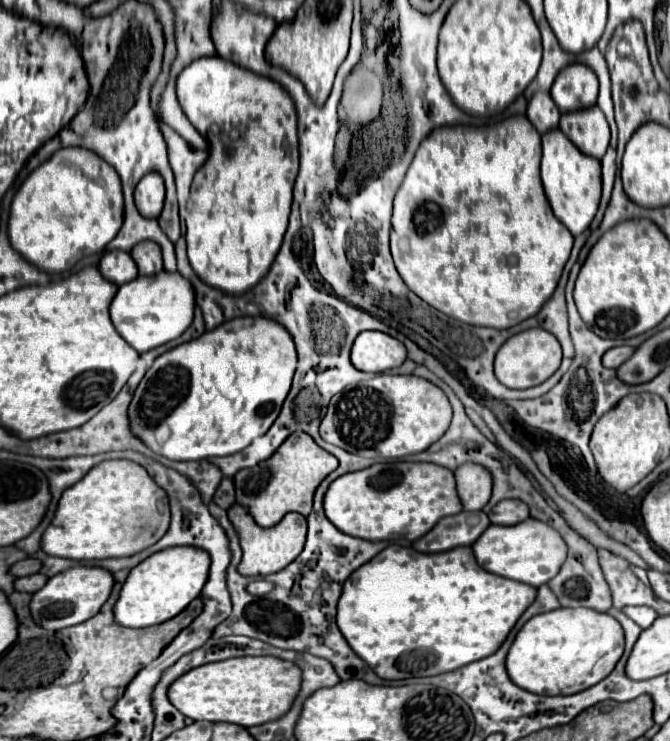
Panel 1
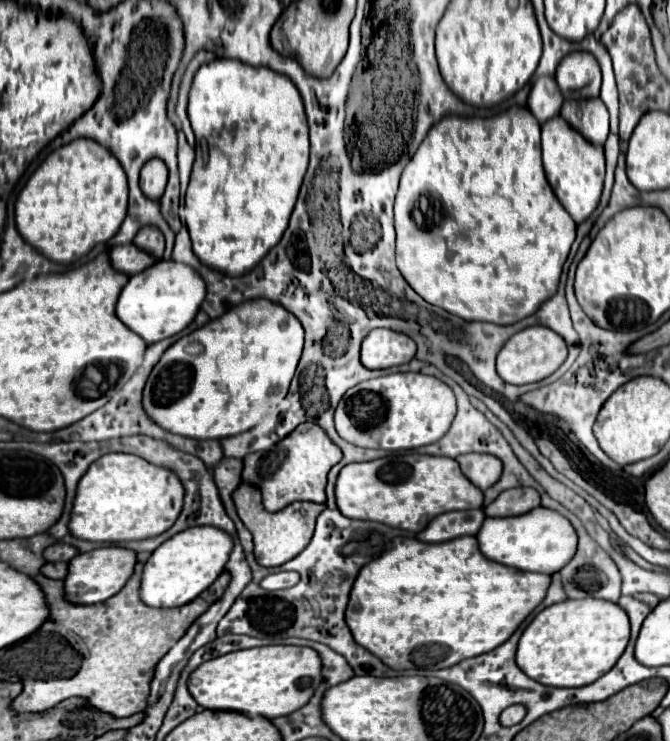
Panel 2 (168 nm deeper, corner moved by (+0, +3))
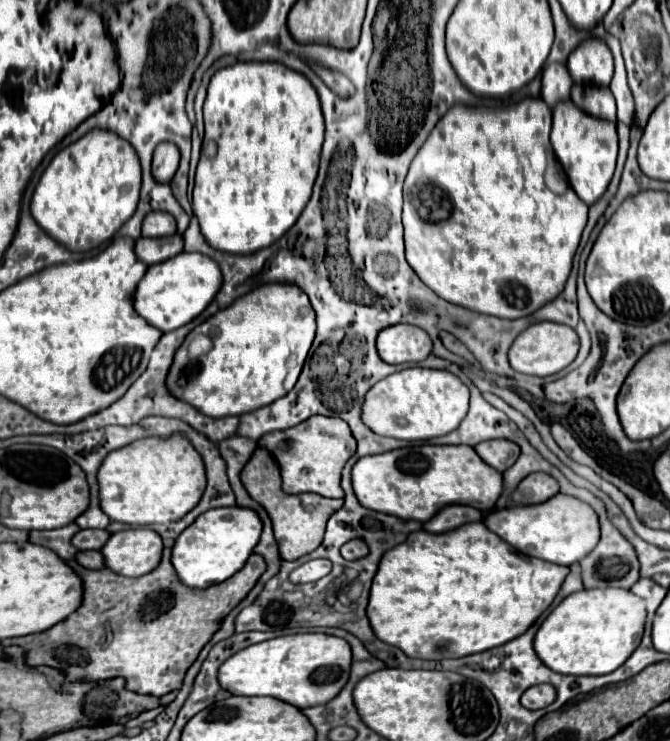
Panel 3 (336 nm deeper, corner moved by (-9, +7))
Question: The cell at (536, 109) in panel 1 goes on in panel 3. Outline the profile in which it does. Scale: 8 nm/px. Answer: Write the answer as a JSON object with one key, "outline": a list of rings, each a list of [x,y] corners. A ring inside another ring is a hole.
{"outline":[[[545,65],[541,97],[549,107],[555,107],[559,101],[567,101],[571,85],[573,81],[565,65]]]}

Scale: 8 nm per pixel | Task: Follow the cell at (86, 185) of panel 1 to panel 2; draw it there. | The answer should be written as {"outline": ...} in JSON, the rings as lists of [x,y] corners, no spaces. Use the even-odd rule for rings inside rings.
{"outline":[[[74,139],[52,151],[20,191],[16,199],[16,227],[28,245],[38,249],[44,257],[66,265],[92,251],[94,245],[112,239],[126,217],[126,205],[128,183],[118,159],[92,139]]]}

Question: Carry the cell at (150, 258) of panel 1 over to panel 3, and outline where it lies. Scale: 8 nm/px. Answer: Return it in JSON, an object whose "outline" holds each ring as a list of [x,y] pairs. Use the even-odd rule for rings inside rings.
{"outline":[[[151,211],[143,219],[141,235],[143,237],[165,237],[165,235],[173,235],[175,231],[177,231],[177,225],[175,225],[175,217],[171,217],[171,213]]]}

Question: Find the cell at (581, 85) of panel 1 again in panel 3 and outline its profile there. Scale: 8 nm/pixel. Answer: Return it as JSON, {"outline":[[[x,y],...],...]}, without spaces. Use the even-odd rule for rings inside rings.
{"outline":[[[589,37],[573,49],[567,69],[575,83],[609,85],[613,77],[613,55],[603,39]]]}

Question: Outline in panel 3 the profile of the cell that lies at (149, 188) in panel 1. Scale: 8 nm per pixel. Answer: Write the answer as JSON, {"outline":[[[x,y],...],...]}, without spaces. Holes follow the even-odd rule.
{"outline":[[[159,143],[153,153],[153,177],[159,183],[169,183],[179,167],[179,149],[175,143]]]}

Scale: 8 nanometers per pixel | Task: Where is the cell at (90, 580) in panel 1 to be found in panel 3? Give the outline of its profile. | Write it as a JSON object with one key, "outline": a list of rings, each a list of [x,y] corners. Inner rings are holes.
{"outline":[[[127,529],[113,533],[105,543],[105,563],[119,575],[141,577],[159,565],[163,539],[151,529]]]}

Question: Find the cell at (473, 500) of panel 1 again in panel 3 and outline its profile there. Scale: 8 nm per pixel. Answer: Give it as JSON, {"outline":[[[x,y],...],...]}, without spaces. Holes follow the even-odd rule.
{"outline":[[[491,439],[491,441],[477,443],[475,451],[487,465],[491,465],[497,471],[509,469],[519,457],[519,445],[507,439]]]}

